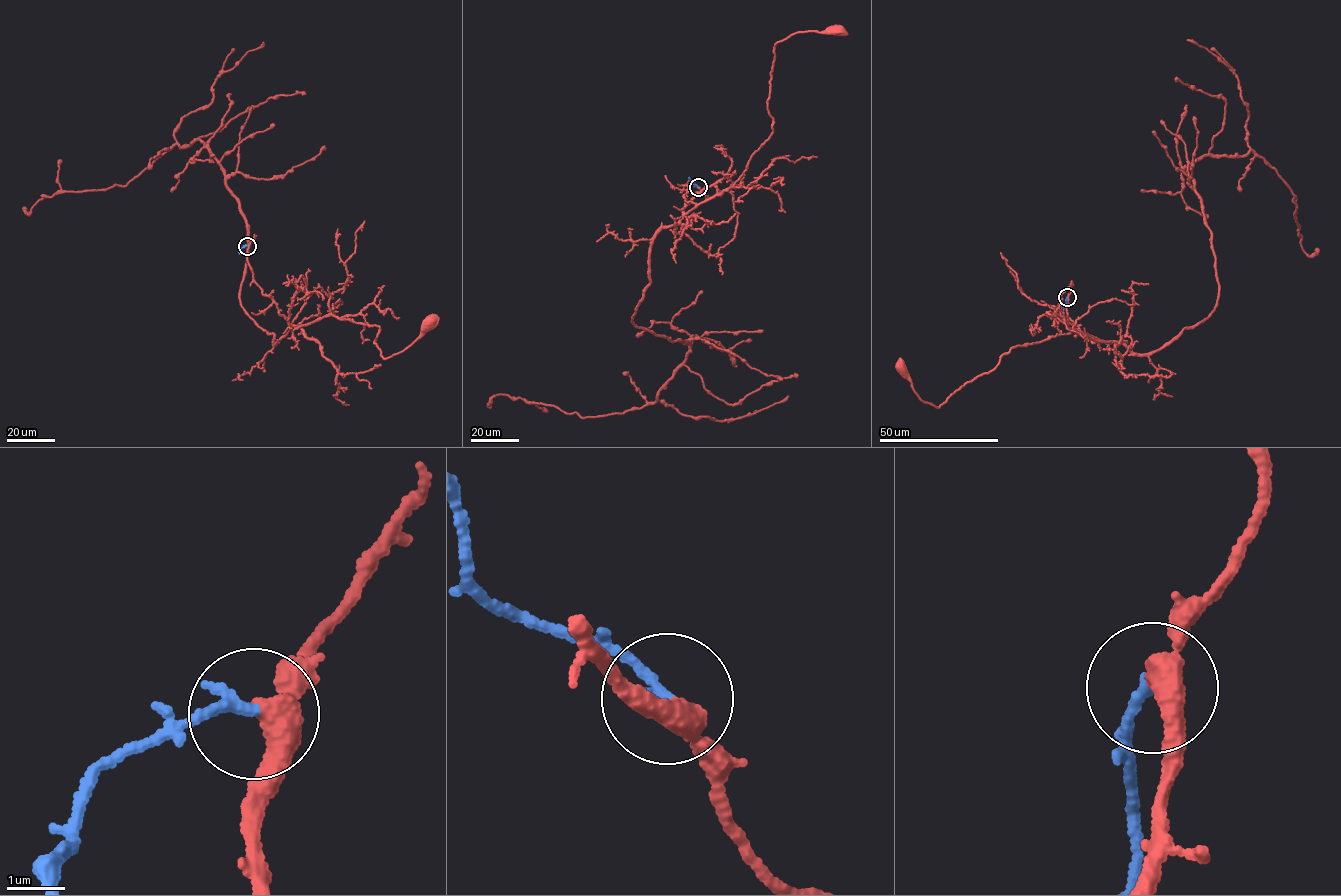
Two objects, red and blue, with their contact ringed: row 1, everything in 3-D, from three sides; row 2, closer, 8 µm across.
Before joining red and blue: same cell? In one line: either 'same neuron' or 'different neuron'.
same neuron

